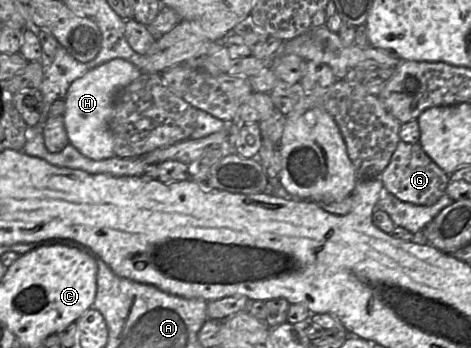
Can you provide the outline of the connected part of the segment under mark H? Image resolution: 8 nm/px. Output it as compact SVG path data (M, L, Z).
M120 58L112 59L90 70L76 79L65 97L65 111L62 115L69 144L82 155L92 160L106 160L115 156L114 140L109 127L117 93L136 80L142 71Z

